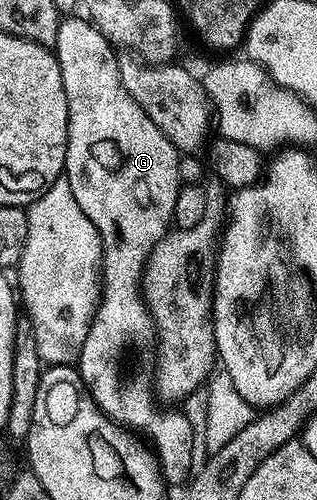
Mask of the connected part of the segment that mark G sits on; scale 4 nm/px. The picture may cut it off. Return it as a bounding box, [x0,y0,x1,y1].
[55,17,193,484]

